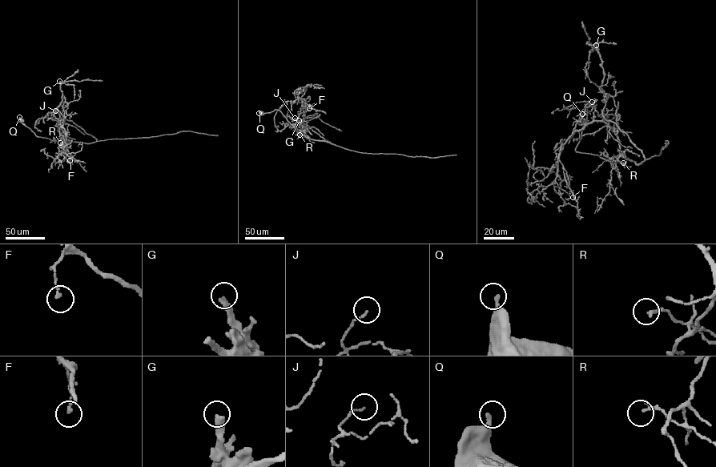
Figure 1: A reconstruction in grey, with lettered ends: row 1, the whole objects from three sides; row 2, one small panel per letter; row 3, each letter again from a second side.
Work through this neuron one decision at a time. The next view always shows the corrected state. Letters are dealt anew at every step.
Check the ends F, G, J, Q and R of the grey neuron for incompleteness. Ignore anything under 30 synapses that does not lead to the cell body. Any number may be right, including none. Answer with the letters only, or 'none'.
G

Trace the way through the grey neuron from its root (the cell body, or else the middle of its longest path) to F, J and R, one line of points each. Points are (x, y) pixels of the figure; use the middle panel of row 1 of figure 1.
F: (261, 113), (279, 110), (299, 133), (296, 127), (298, 117), (305, 101), (309, 108)
J: (261, 113), (279, 110), (299, 133), (296, 127), (298, 119), (293, 119), (295, 118)
R: (261, 113), (279, 110), (300, 133), (303, 131), (299, 134)

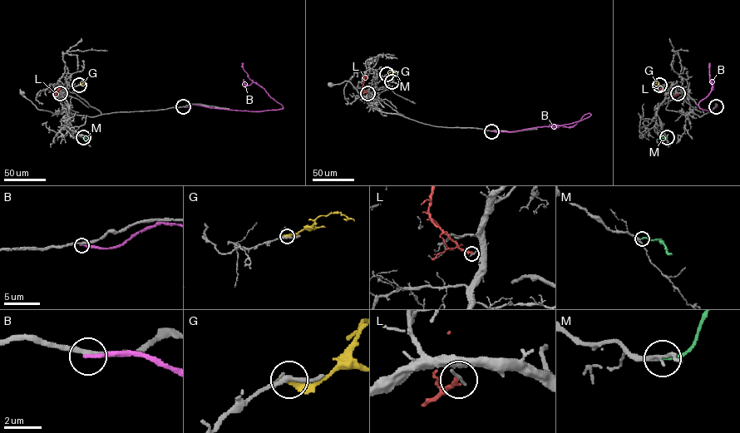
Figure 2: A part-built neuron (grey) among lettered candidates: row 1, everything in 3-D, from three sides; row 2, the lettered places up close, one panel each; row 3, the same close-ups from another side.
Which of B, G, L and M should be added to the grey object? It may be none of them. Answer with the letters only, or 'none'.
M

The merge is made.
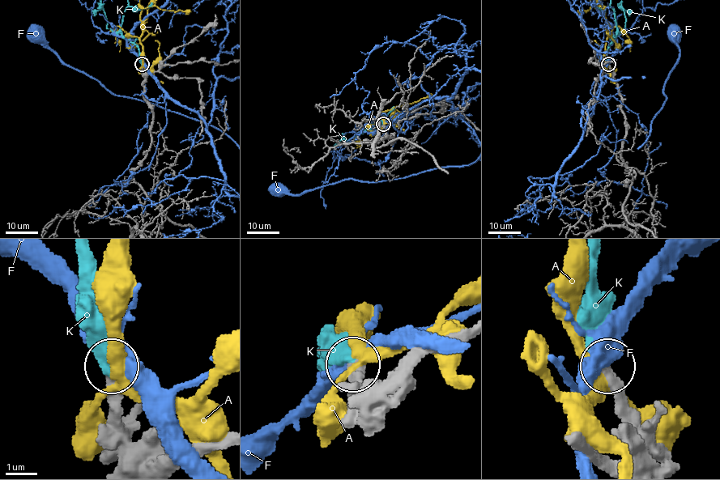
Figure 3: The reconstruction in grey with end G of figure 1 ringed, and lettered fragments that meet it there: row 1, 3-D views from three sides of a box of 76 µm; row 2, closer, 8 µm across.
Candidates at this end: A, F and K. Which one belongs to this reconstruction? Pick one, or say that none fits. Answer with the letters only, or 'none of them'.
K

